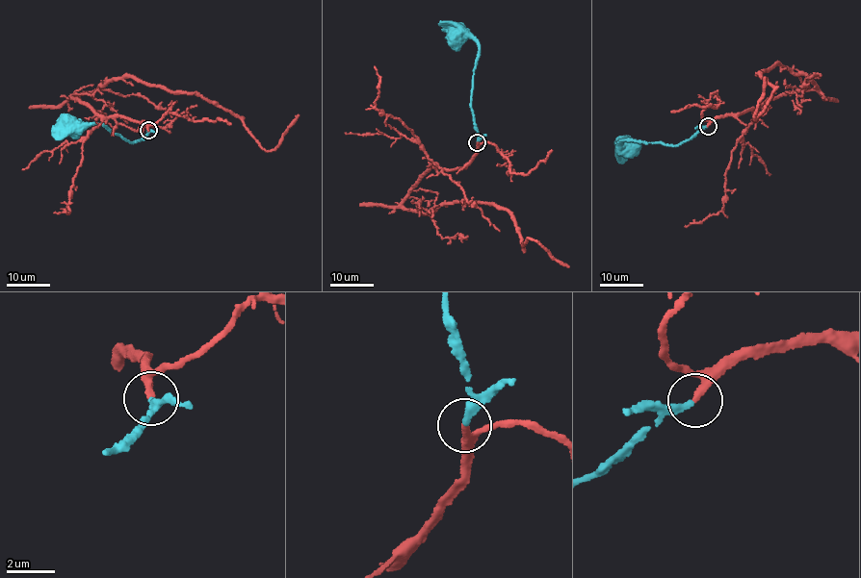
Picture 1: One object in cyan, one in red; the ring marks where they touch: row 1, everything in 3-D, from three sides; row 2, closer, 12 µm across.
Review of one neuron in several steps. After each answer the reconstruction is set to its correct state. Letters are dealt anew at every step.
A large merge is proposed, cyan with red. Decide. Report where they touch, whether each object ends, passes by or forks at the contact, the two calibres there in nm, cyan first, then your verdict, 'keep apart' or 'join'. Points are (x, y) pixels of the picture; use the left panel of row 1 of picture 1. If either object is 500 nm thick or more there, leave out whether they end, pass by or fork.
at (148, 130); cyan ends there; red ends there; 320 nm thick on the cyan side, 300 nm on the other; join

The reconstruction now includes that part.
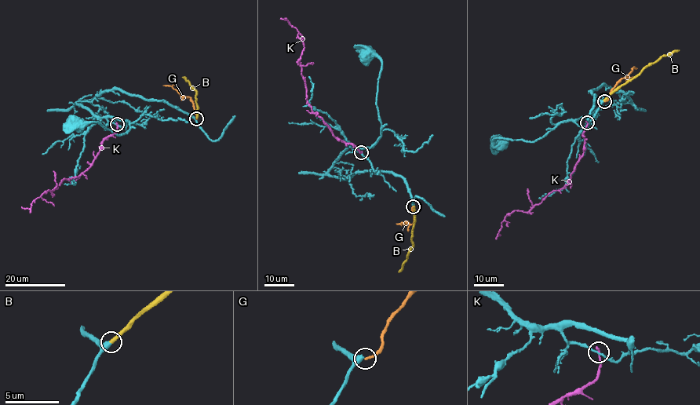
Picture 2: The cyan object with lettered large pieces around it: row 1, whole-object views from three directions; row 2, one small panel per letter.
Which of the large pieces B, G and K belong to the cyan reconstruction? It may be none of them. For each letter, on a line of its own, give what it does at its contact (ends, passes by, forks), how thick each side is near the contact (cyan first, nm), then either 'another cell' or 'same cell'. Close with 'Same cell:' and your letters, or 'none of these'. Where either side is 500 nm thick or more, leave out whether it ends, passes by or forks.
B: it ends | 400/280 nm | same cell
G: it ends | 380/200 nm | another cell
K: it ends | 180/220 nm | another cell
Same cell: B

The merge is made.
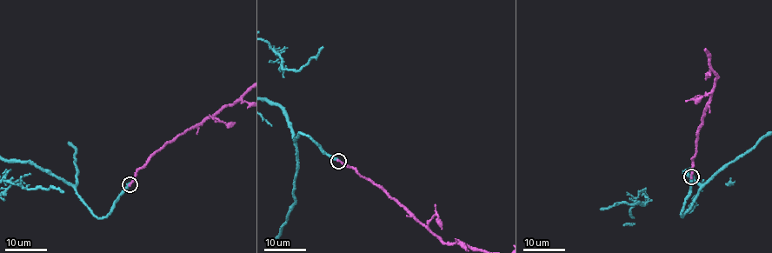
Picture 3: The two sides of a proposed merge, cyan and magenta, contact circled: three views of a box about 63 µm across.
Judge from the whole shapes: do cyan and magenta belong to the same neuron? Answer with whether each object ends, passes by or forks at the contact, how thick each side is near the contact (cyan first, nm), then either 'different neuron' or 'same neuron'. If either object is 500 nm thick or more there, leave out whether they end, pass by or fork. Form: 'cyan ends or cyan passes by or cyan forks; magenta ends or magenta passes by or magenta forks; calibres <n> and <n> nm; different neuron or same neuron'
cyan ends; magenta ends; calibres 320 and 280 nm; different neuron

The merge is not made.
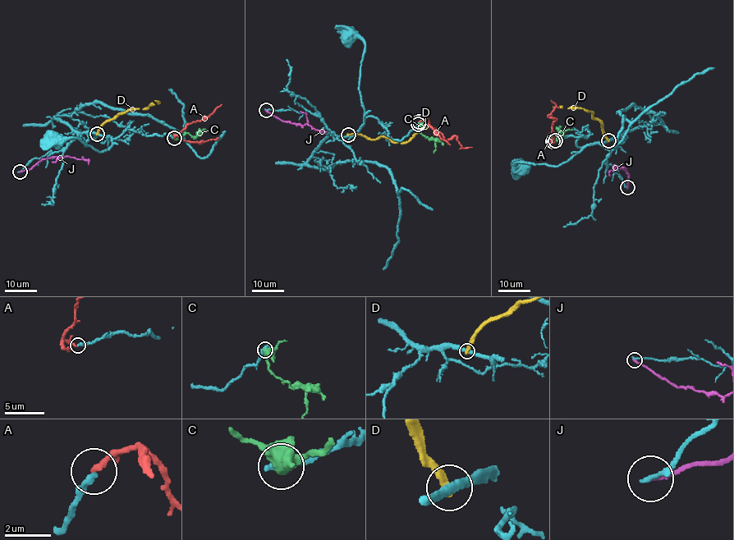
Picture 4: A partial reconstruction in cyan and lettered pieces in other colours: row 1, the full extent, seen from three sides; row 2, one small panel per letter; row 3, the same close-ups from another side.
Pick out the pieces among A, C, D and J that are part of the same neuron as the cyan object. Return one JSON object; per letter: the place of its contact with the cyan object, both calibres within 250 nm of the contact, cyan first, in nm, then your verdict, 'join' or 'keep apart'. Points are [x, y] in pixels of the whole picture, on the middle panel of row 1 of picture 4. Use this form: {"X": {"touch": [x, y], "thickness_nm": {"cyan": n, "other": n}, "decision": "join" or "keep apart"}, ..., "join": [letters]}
{"A": {"touch": [419, 121], "thickness_nm": {"cyan": 280, "other": 220}, "decision": "join"}, "C": {"touch": [418, 124], "thickness_nm": {"cyan": 320, "other": 550}, "decision": "keep apart"}, "D": {"touch": [348, 134], "thickness_nm": {"cyan": 360, "other": 360}, "decision": "keep apart"}, "J": {"touch": [266, 110], "thickness_nm": {"cyan": 200, "other": 200}, "decision": "keep apart"}, "join": ["A"]}

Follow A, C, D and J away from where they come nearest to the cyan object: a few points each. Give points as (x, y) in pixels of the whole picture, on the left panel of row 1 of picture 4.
A: (173, 138), (185, 125), (205, 120), (222, 104)
C: (174, 138), (185, 133), (194, 137), (202, 133)
D: (97, 134), (103, 123), (120, 112), (149, 108), (158, 103), (154, 101)
J: (19, 171), (29, 170), (52, 157), (84, 159), (88, 164)

